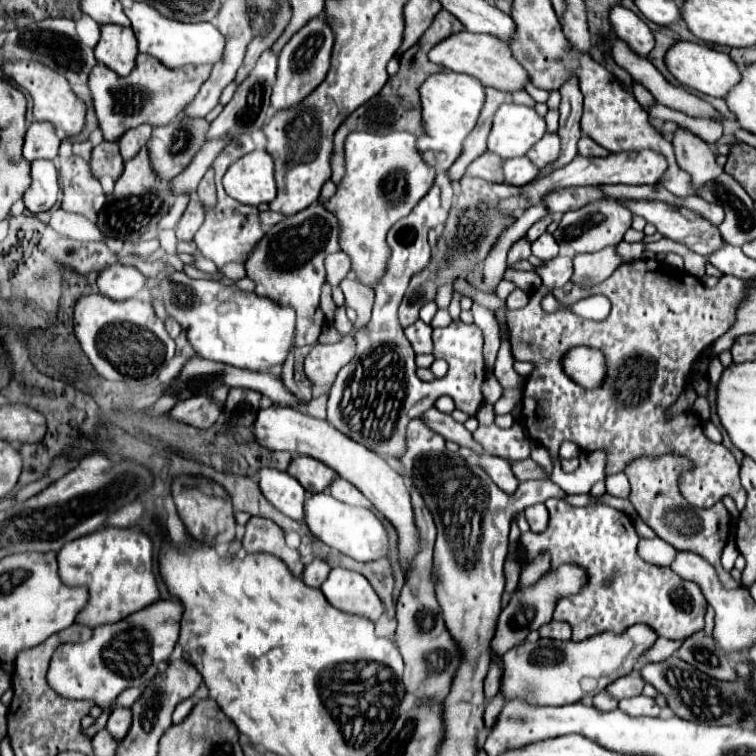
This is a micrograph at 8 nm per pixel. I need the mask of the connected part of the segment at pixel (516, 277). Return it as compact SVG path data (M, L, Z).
M505 271L505 279L515 281L515 285L527 293L541 285L541 279L533 271Z

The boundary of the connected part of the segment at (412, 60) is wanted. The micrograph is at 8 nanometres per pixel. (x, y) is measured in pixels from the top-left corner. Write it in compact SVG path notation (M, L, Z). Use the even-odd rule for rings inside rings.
M445 9L435 17L433 25L423 33L423 37L411 47L407 49L399 63L399 71L389 77L387 85L379 91L379 95L375 99L369 99L363 107L359 107L355 113L351 113L345 123L337 129L334 135L334 149L331 157L332 177L331 180L335 185L338 185L345 174L345 159L344 159L344 143L345 137L351 131L367 131L367 133L375 133L375 135L387 135L391 131L409 131L413 135L423 135L423 125L421 125L421 117L419 117L419 85L431 75L431 73L439 73L441 67L431 63L427 53L431 51L431 47L435 47L437 43L441 43L443 39L447 39L453 33L459 33L463 29L463 25Z

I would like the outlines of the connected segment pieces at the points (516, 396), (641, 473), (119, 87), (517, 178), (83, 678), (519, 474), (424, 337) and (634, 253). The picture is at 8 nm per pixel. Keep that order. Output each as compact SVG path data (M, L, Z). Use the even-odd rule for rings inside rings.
M507 389L507 391L501 395L501 399L499 399L499 401L493 405L493 411L495 411L495 415L509 413L509 411L515 407L515 403L519 403L519 399L521 399L521 391Z
M663 455L659 459L647 459L647 457L637 459L635 463L631 463L625 469L625 475L631 483L629 501L635 507L635 511L639 513L639 517L657 533L657 537L661 537L675 549L693 551L693 553L701 555L703 559L707 559L715 567L719 579L723 581L723 585L727 585L727 589L739 587L739 583L735 583L733 577L729 575L729 571L725 571L721 565L721 551L727 543L731 517L723 503L715 503L709 509L699 509L699 507L689 505L683 499L683 495L679 493L679 487L677 487L677 479L687 469L689 469L689 461L683 457L677 457L677 455Z
M141 53L137 57L135 69L127 77L119 77L115 71L107 69L101 63L95 65L89 75L89 89L93 95L99 127L103 129L103 137L115 143L125 131L143 123L149 123L151 127L167 125L195 99L209 73L211 65L185 65L179 69L169 69L159 59L147 53Z
M513 157L503 163L503 183L509 185L517 185L517 187L527 185L537 177L537 173L539 169L535 169L535 165L527 161L527 157Z
M159 599L119 623L97 627L91 641L65 643L55 649L47 681L63 697L91 699L101 709L113 709L121 691L145 685L149 671L157 671L157 665L171 657L179 637L179 625L175 625L179 619L181 603Z
M523 459L523 461L511 461L511 471L519 481L529 481L529 479L545 479L545 471L533 461L533 459Z
M417 321L415 325L409 325L405 329L405 335L409 339L409 343L413 345L413 351L419 353L433 353L433 341L431 341L431 325Z
M621 241L617 247L619 247L621 257L625 257L625 261L637 261L637 259L641 259L641 255L643 255L645 243L643 243L643 241L639 241L639 243L627 243L627 241Z

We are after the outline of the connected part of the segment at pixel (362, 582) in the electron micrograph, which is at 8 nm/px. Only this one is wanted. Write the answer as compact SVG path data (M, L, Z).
M343 567L331 569L327 581L321 585L321 591L335 609L345 613L355 613L377 621L385 611L369 581L361 573L347 571Z

